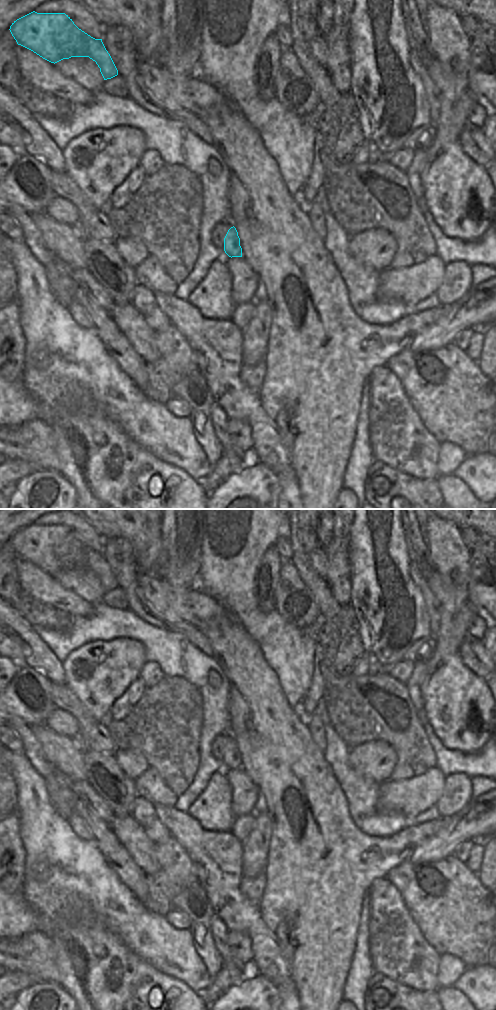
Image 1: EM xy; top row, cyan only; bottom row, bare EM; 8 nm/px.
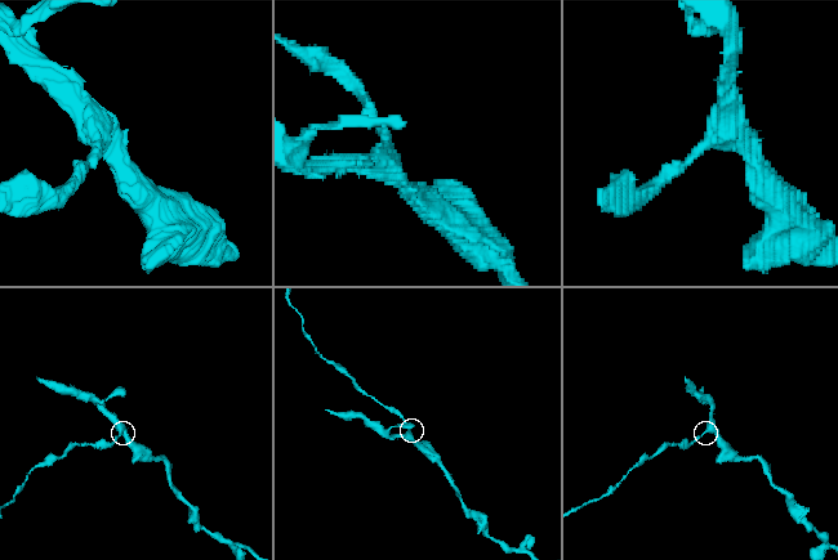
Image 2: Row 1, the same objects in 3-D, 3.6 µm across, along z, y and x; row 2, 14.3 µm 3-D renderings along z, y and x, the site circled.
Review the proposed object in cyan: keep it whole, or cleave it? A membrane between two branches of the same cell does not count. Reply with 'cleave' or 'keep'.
cleave

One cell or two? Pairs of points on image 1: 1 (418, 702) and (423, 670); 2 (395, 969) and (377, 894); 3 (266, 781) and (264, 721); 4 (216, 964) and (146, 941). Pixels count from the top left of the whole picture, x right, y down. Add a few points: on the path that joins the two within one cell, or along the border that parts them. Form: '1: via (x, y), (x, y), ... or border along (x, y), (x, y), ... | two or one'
1: via (417, 694), (418, 678) | one
2: via (395, 950), (395, 941), (388, 913) | one
3: via (266, 766), (266, 736) | one
4: border along (191, 937), (197, 955), (213, 978) | two

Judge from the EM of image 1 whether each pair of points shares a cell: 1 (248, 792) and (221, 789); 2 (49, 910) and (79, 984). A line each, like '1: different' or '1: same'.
1: different
2: same

